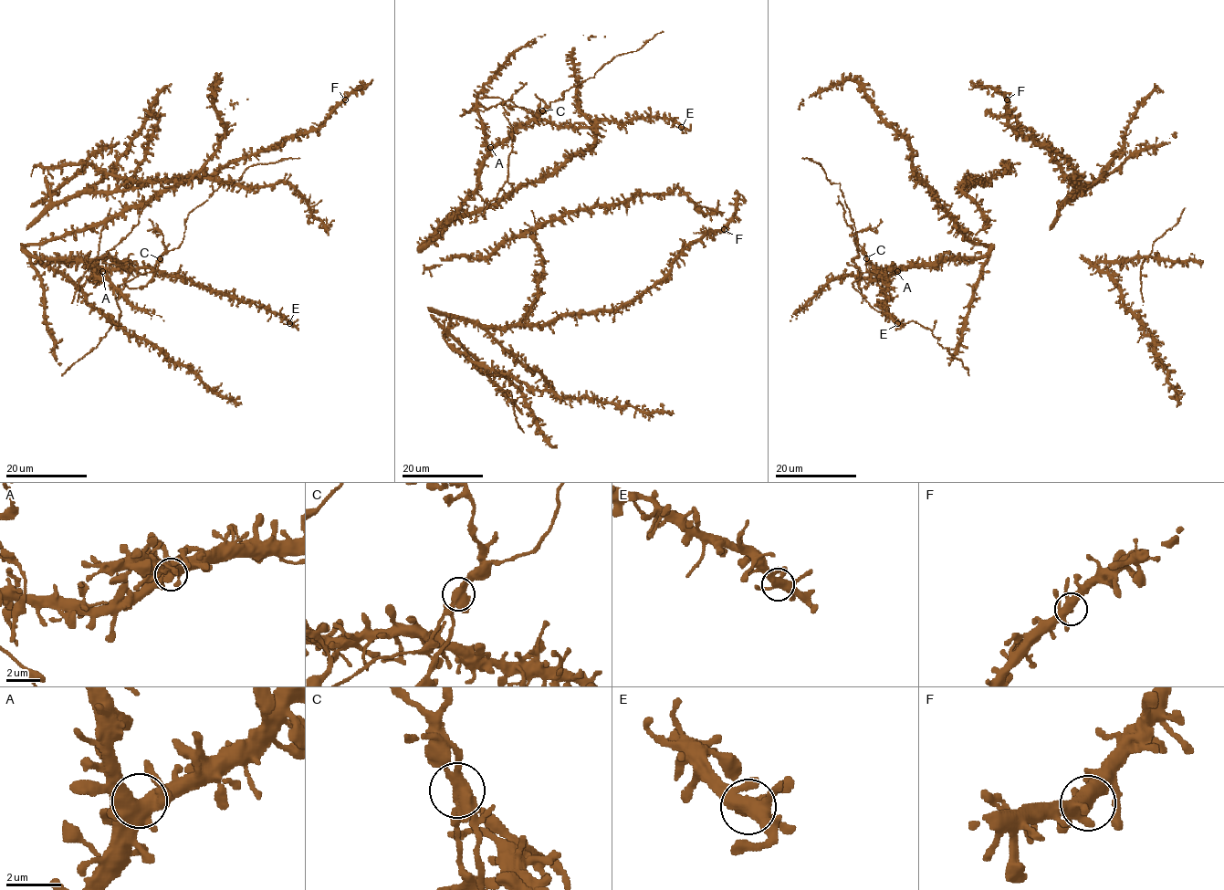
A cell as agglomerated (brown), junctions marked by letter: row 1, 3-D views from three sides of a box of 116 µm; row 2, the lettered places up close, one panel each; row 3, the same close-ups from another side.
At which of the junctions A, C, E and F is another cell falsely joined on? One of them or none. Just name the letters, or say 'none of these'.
C

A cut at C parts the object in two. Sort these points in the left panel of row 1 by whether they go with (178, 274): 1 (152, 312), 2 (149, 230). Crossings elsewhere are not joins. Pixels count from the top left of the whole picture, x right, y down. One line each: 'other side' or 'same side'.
1: same side
2: other side

